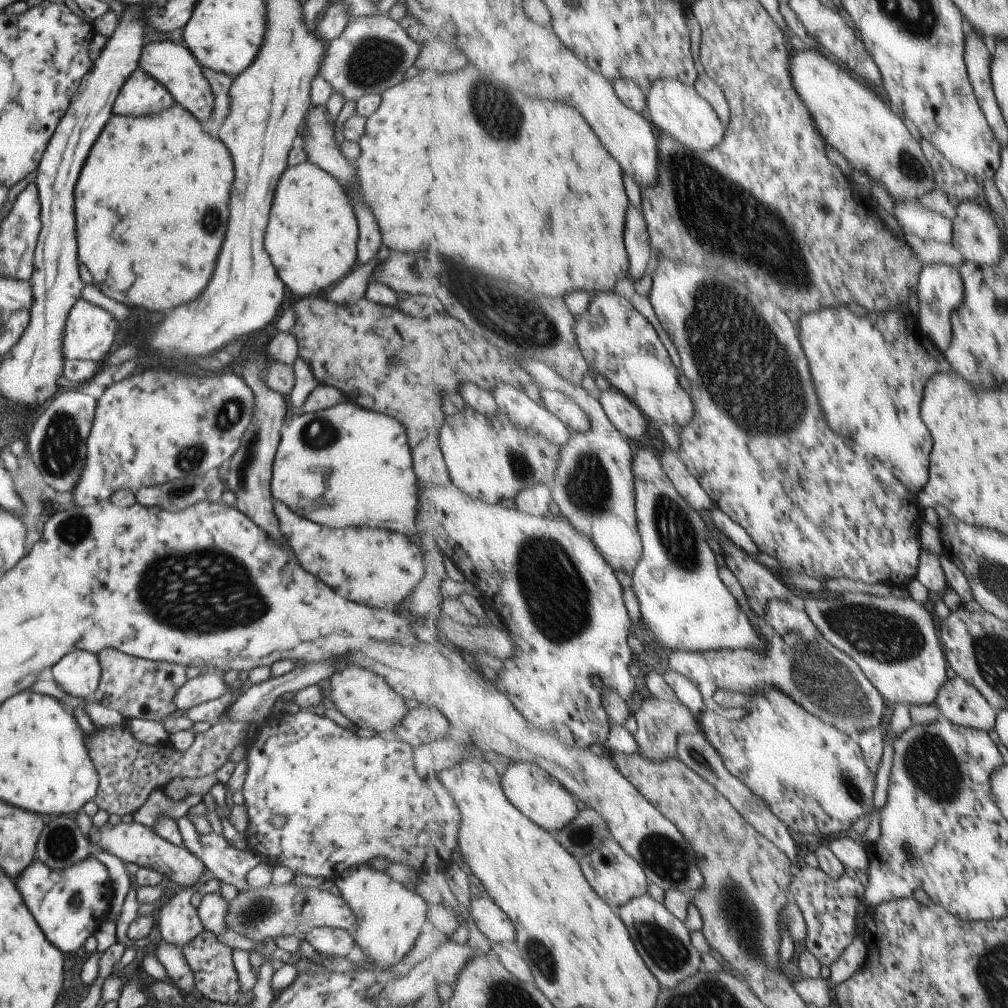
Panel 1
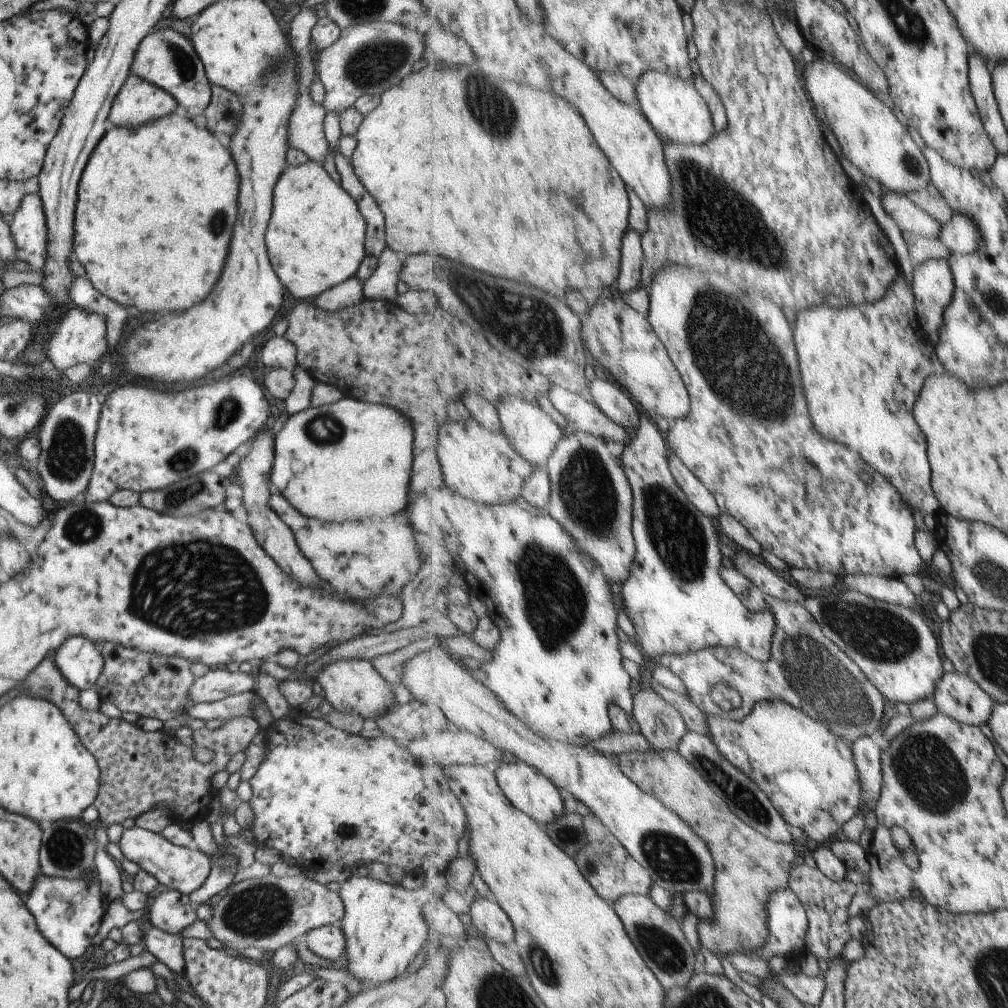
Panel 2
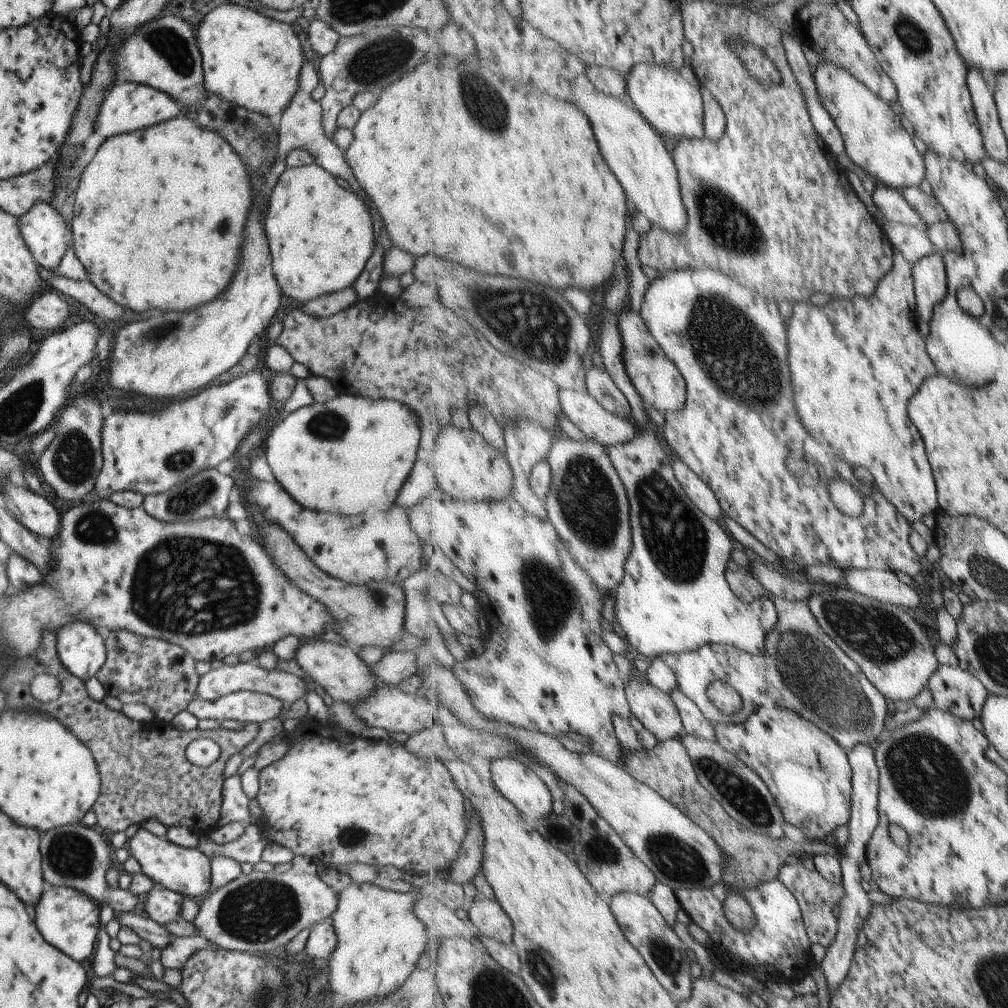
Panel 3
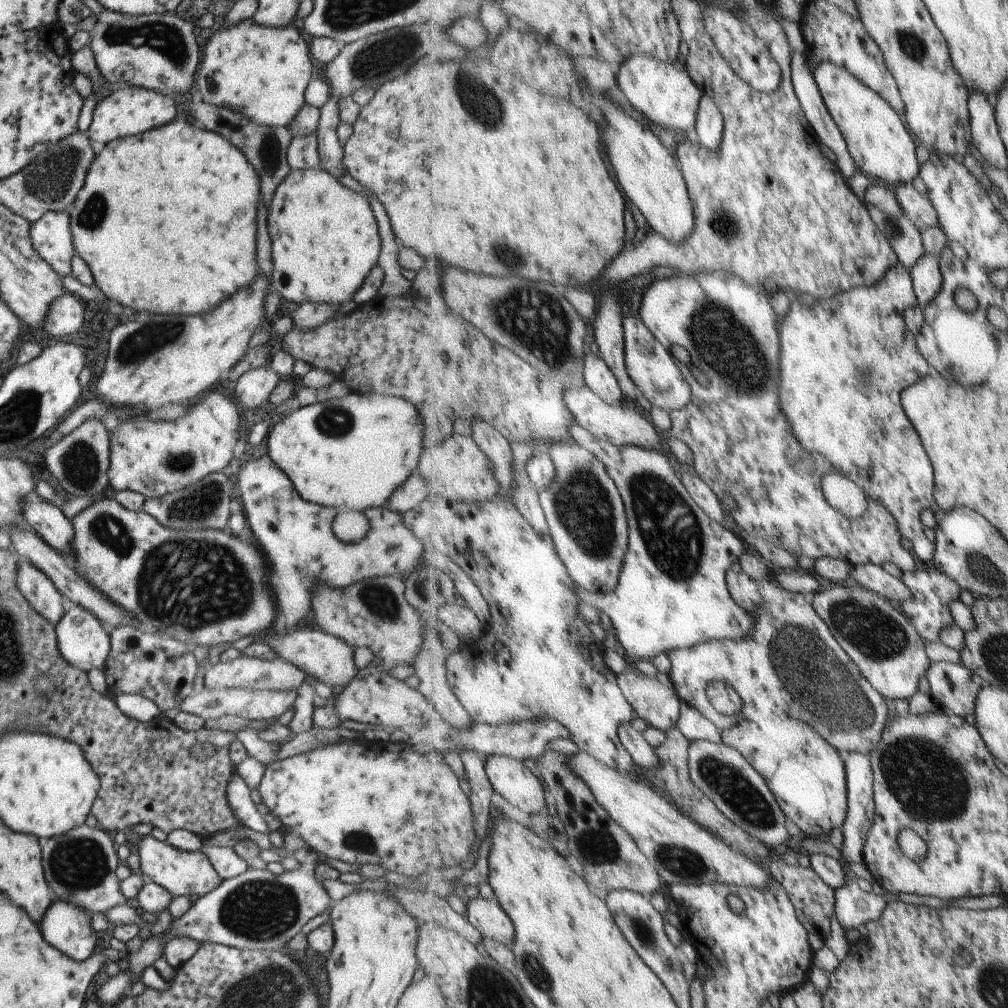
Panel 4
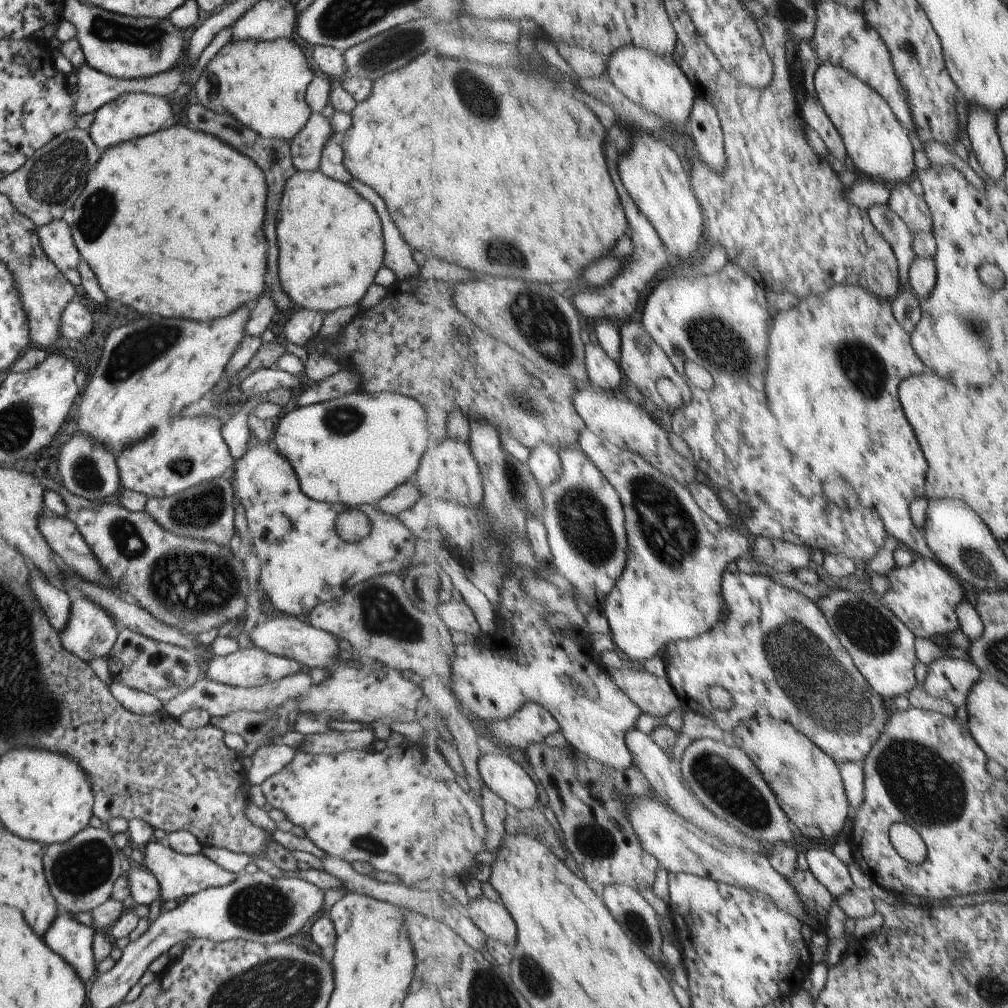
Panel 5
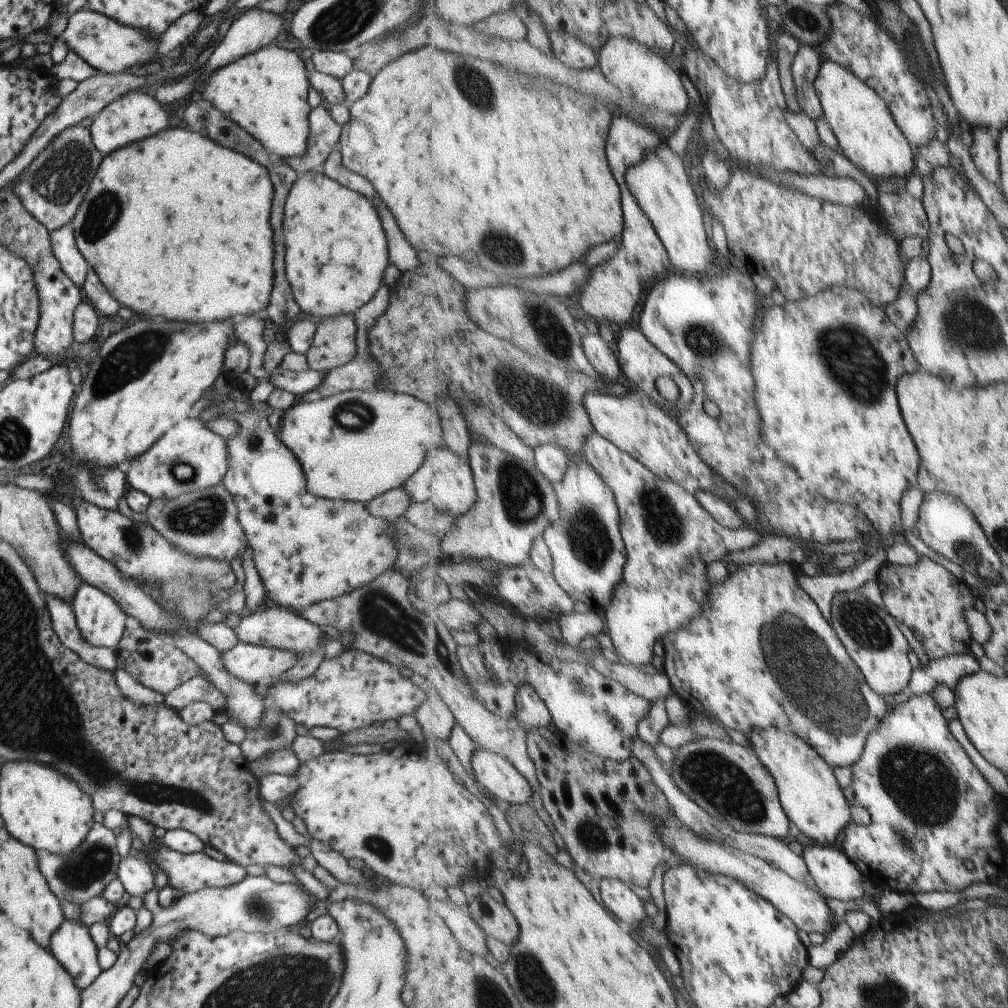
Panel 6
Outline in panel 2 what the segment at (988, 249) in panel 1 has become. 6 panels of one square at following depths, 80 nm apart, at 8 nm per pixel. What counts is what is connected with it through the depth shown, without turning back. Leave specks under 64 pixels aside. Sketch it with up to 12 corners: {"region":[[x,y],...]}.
{"region":[[959,211],[942,226],[939,240],[953,254],[982,250],[984,234]]}

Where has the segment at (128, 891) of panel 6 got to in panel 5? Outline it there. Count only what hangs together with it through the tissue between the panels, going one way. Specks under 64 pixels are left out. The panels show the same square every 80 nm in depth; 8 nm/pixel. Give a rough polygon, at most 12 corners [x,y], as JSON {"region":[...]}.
{"region":[[131,865],[129,902],[149,907],[159,886],[144,866]]}

